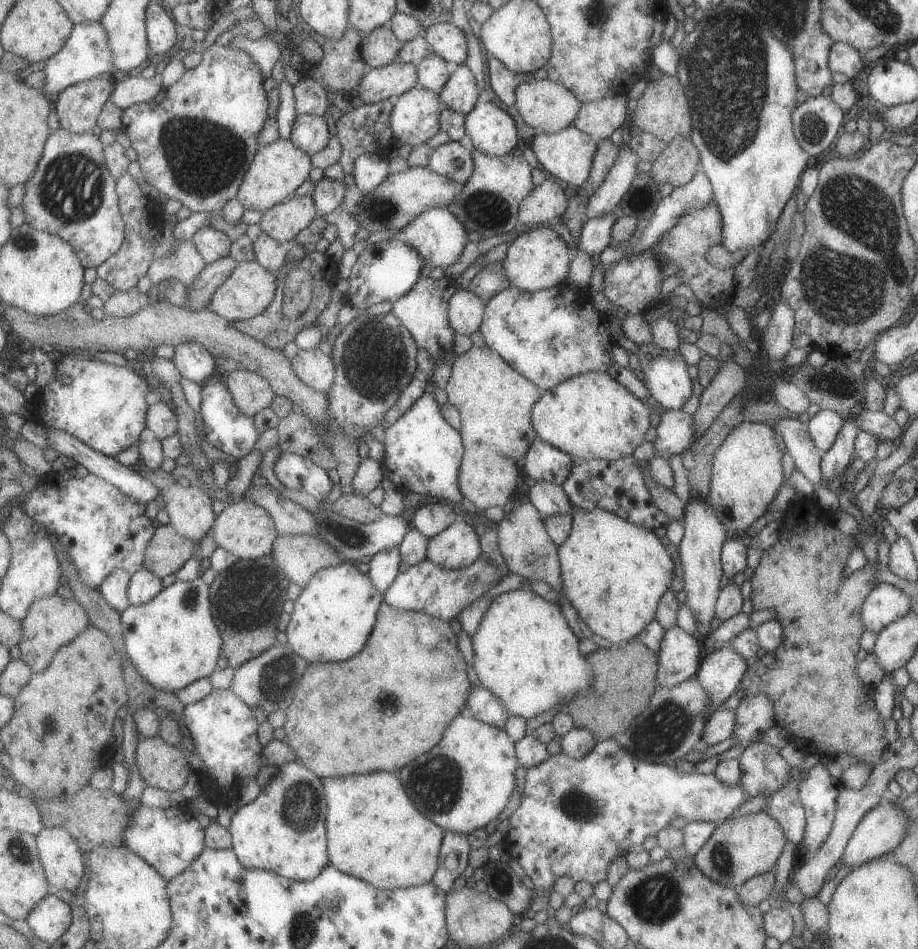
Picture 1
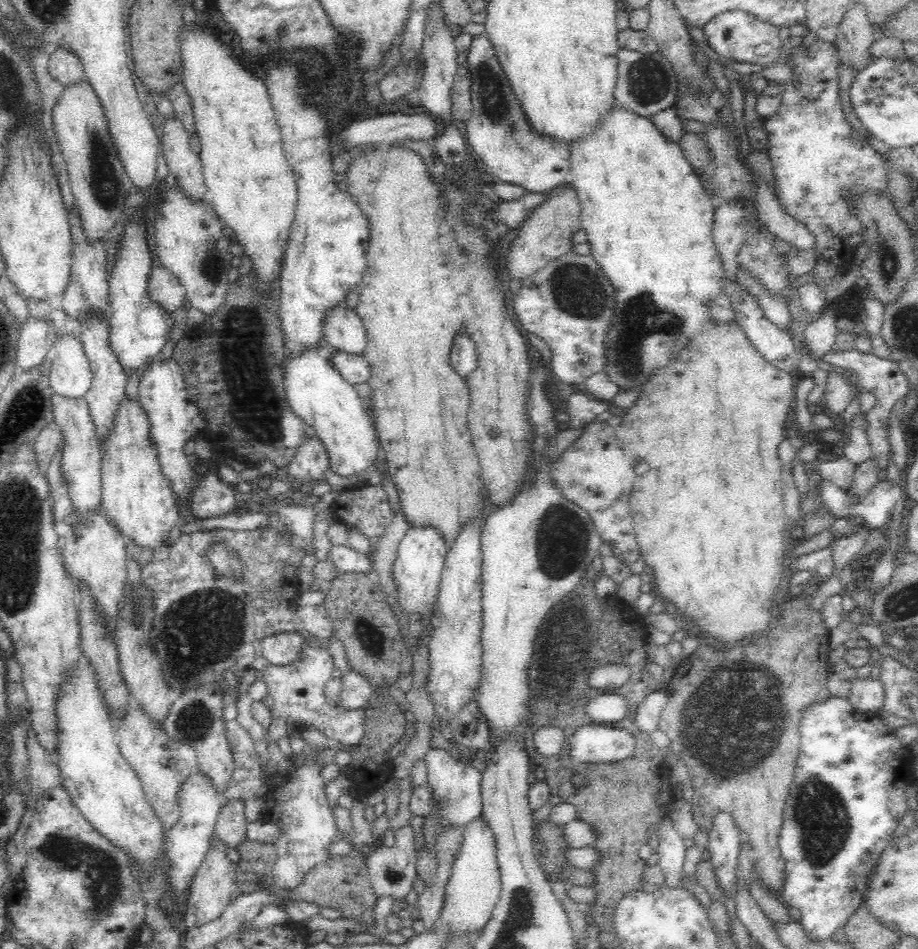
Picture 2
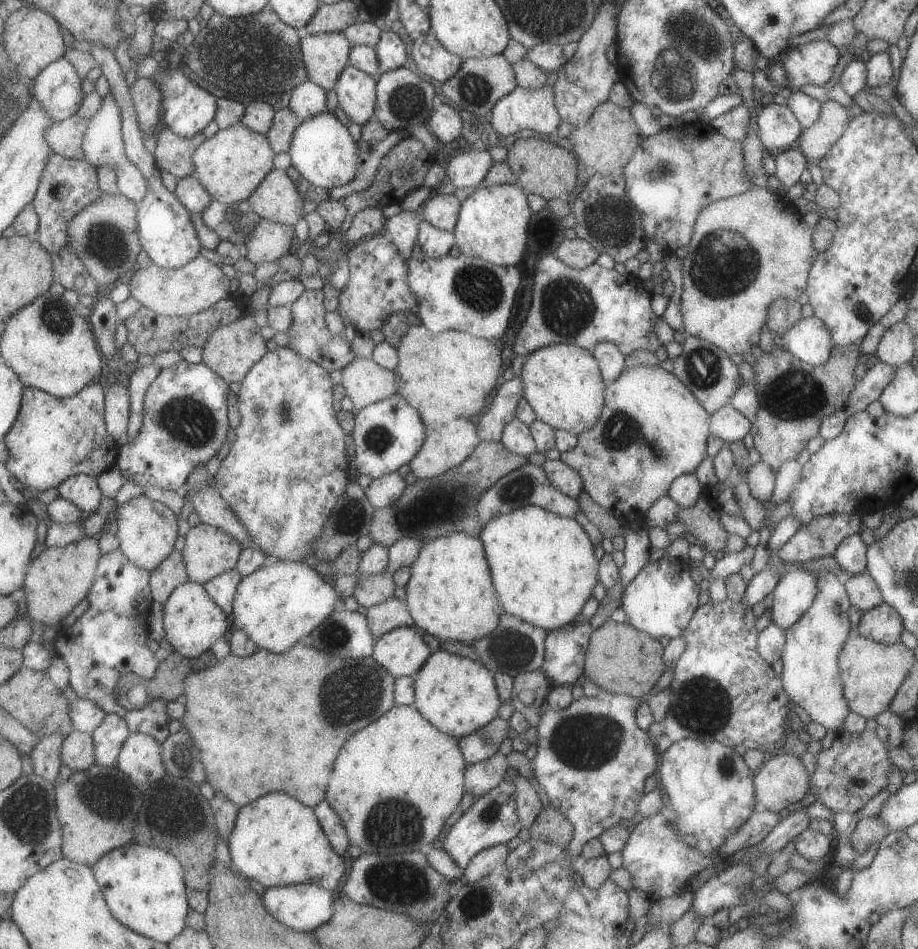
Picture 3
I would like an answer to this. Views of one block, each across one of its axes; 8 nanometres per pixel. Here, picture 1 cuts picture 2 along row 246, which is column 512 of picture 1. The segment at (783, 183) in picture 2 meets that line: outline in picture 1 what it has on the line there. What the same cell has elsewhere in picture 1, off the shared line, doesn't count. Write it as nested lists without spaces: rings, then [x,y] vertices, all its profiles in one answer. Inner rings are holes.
[[[609,738],[597,742],[583,758],[576,759],[561,751],[546,763],[528,769],[521,801],[509,818],[511,828],[502,843],[531,878],[535,892],[549,894],[561,877],[572,878],[576,883],[585,881],[591,886],[605,880],[607,866],[613,858],[622,860],[629,846],[642,844],[646,836],[654,836],[674,818],[681,817],[687,823],[715,823],[726,820],[745,800],[747,796],[740,784],[728,787],[713,773],[682,773],[672,764],[655,764],[635,758],[615,739]]]

